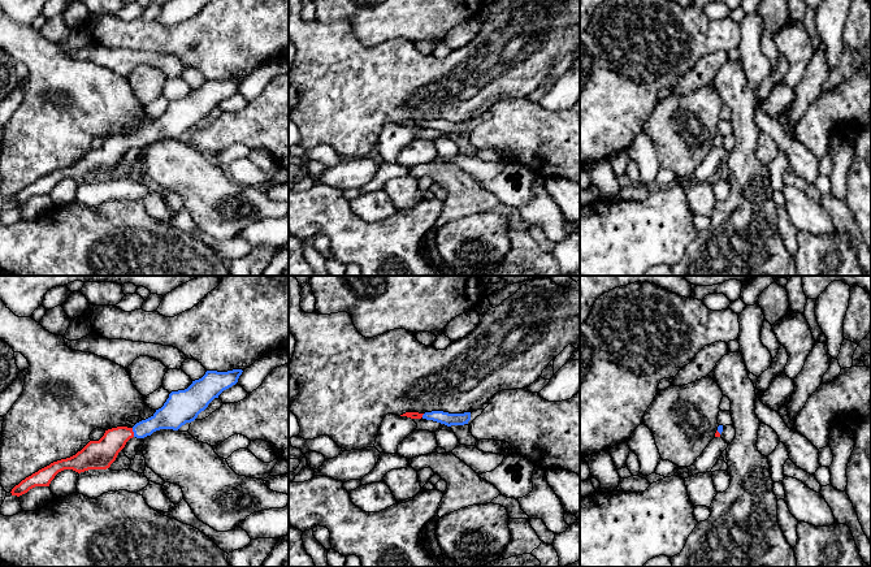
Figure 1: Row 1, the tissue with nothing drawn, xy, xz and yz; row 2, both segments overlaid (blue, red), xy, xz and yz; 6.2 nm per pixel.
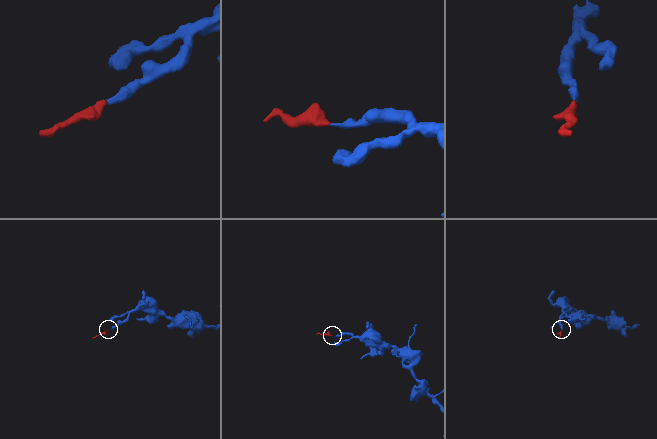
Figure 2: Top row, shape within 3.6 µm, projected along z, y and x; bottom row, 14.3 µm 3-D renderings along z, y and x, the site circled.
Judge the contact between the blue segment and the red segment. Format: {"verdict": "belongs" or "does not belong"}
{"verdict": "belongs"}

